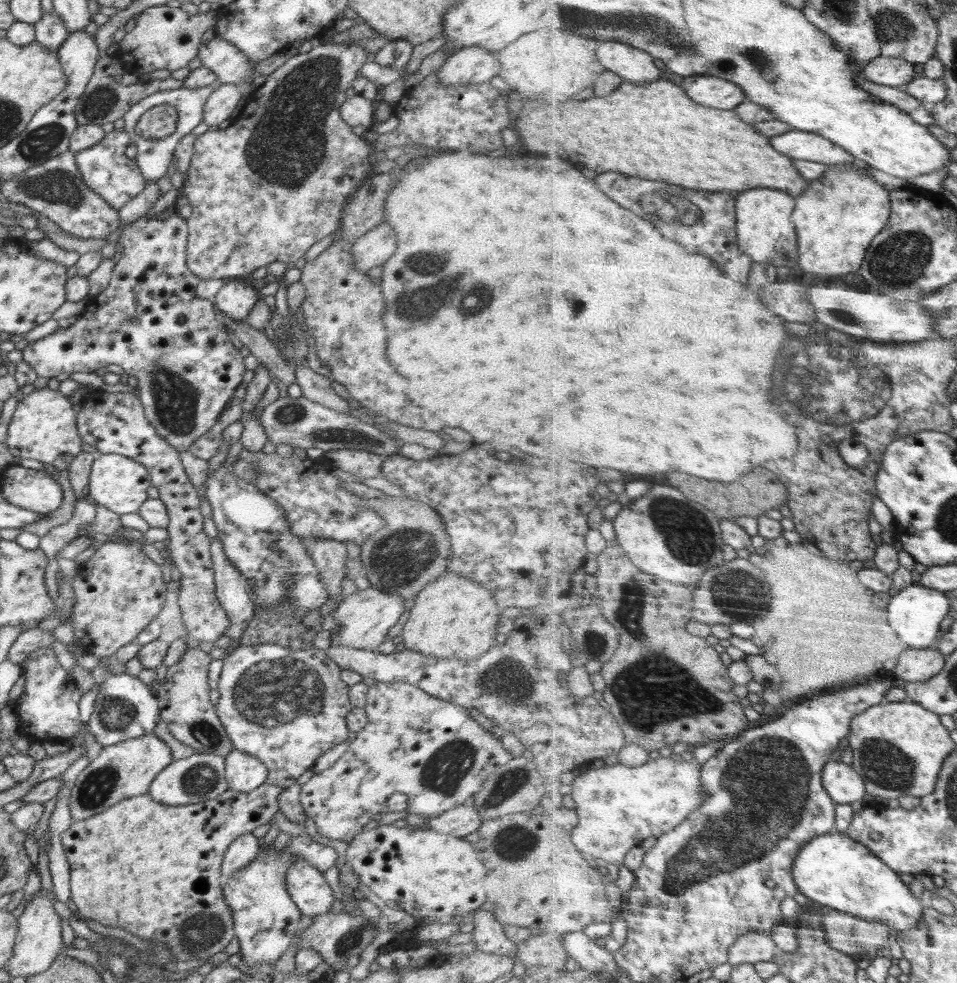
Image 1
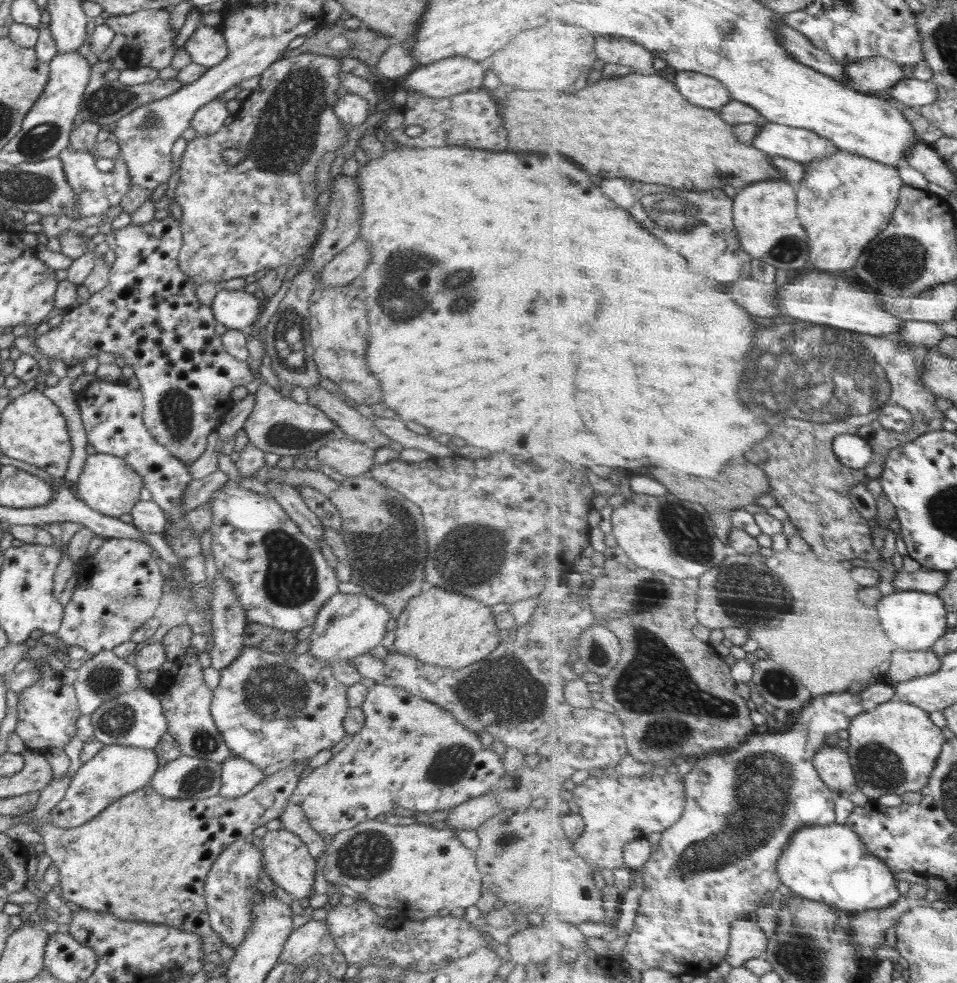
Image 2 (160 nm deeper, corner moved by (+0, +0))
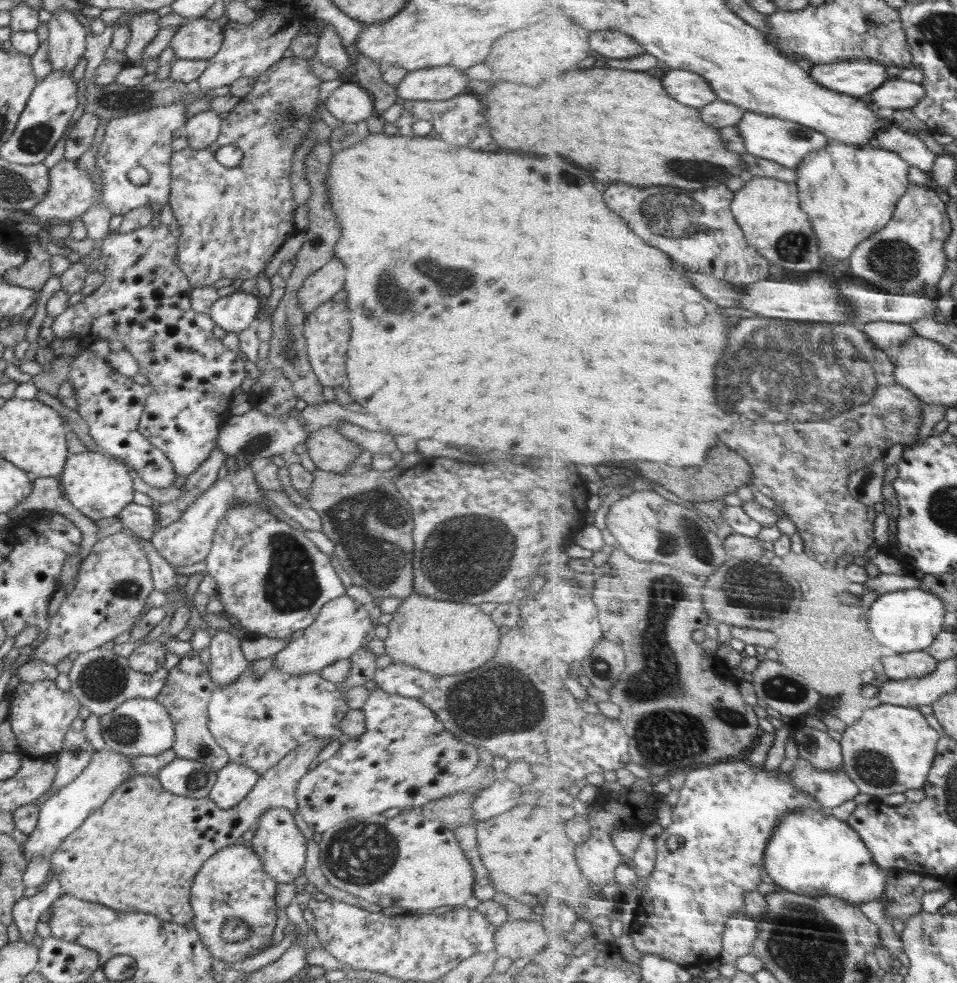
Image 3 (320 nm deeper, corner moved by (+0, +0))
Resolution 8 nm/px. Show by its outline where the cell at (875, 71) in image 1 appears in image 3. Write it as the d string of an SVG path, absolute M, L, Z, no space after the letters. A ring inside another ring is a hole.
M852 60L840 61L832 64L817 64L809 67L809 72L817 79L824 87L829 87L834 91L841 91L844 94L852 94L858 97L867 97L876 90L881 89L882 86L888 84L892 78L888 74L888 68L885 63L875 60Z

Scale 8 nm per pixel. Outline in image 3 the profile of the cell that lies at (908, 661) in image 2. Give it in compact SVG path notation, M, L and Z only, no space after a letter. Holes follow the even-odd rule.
M928 651L894 653L884 657L881 662L885 667L884 679L892 681L924 678L939 669L941 661Z

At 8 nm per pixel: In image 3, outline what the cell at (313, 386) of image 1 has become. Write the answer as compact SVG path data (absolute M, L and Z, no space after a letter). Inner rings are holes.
M340 421L335 426L337 431L346 438L360 445L364 451L371 454L389 454L397 449L395 438L392 435L364 429L354 425L352 421Z

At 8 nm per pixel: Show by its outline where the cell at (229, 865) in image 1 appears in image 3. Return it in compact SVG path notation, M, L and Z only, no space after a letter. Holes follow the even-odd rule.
M244 845L222 848L203 862L190 890L190 905L194 911L191 926L196 929L202 944L209 950L212 958L223 960L225 964L234 964L269 946L277 920L275 907L277 885L278 883L266 874L254 850ZM232 918L244 920L251 928L245 940L236 942L222 940L221 926Z

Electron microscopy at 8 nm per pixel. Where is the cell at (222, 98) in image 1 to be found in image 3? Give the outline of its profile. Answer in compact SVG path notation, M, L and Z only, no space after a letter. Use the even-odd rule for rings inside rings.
M211 109L192 116L182 127L187 146L195 150L209 147L220 136L222 121L219 113Z

